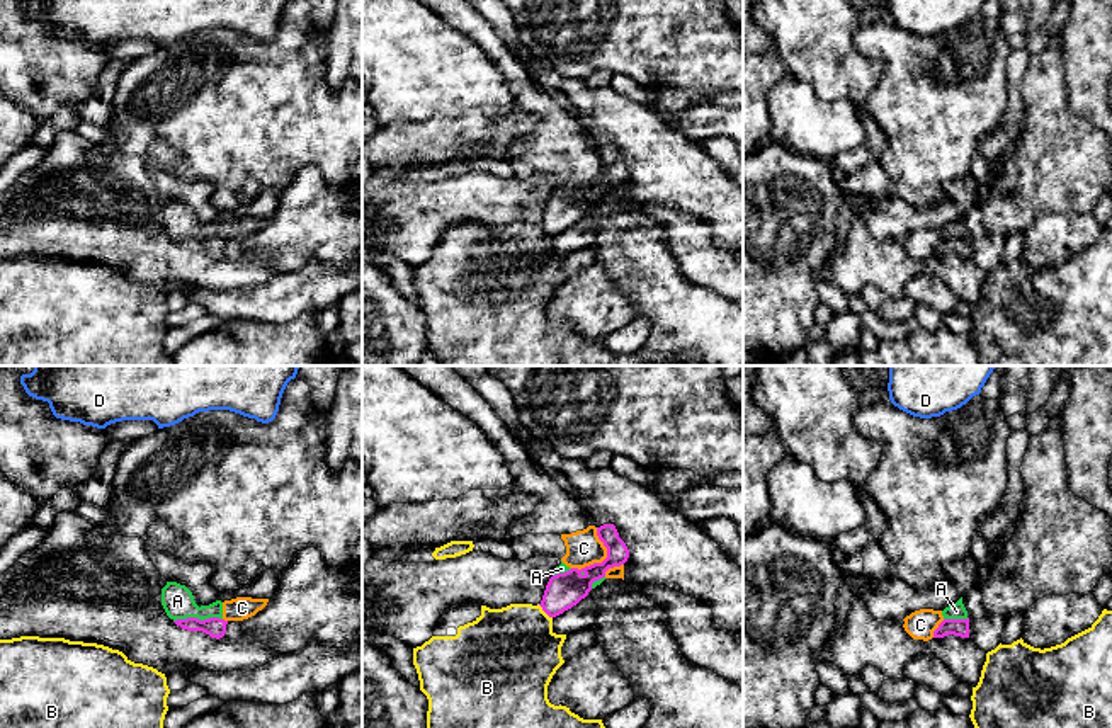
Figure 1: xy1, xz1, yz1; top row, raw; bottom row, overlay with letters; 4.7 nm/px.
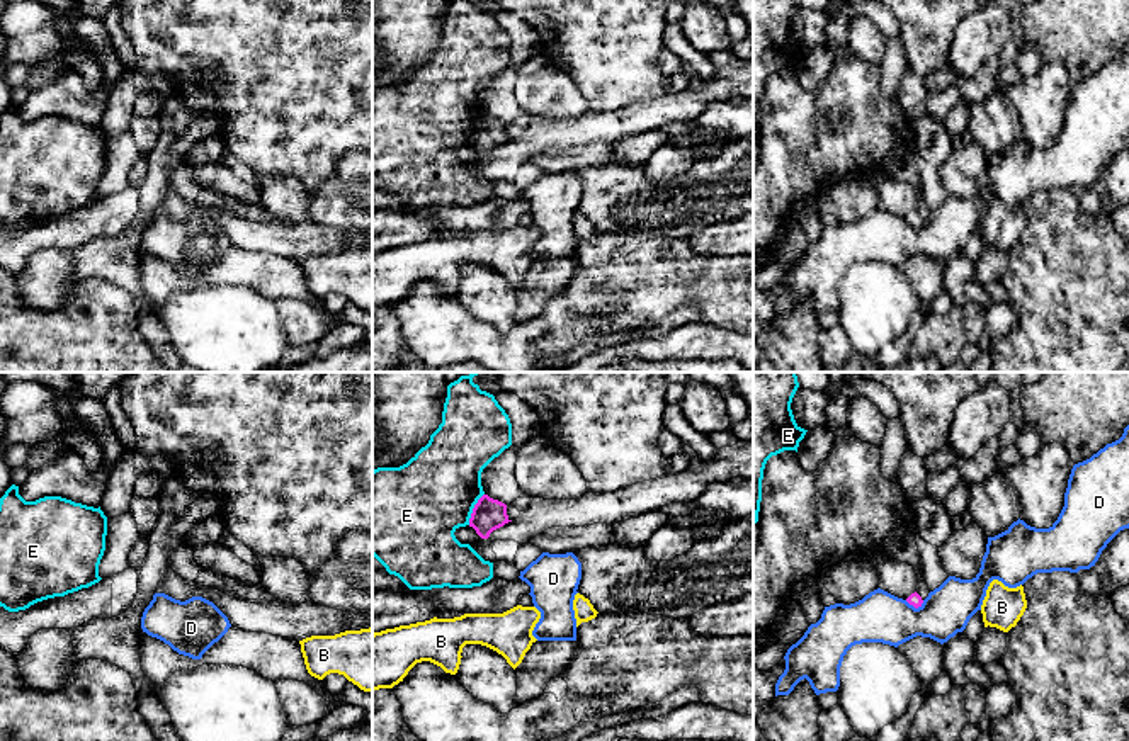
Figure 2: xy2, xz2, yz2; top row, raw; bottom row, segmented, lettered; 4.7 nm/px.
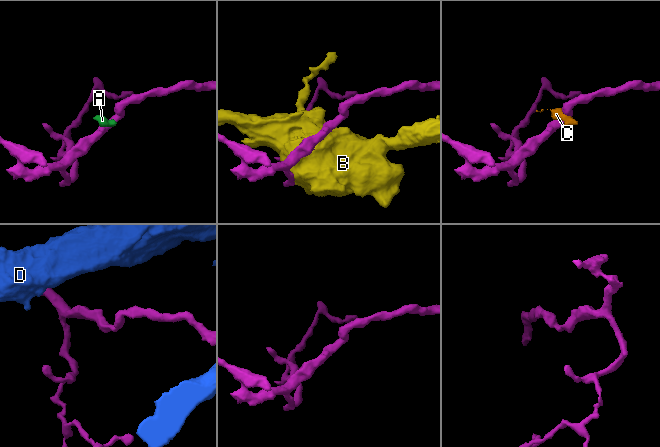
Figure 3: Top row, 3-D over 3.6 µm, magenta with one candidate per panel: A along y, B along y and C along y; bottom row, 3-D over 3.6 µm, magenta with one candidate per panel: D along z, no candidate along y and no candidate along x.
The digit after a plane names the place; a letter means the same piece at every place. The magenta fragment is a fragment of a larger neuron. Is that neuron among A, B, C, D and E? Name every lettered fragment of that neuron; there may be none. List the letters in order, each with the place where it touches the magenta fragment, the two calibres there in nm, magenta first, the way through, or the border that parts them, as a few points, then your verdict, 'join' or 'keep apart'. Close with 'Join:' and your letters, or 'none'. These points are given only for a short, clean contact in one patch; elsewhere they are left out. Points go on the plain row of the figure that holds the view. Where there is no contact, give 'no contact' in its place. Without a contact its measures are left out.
A: meets magenta in xy1 at (198, 238); 90 nm thick on the magenta side, 150 nm on the other; border along xy1 (221, 237), (177, 237), (174, 240); keep apart
B: meets magenta in xz1 at (544, 230); 170 nm thick on the magenta side, 420 nm on the other; keep apart
C: meets magenta in xz1 at (604, 179); 170 nm thick on the magenta side, 170 nm on the other; border along xz1 (597, 147), (606, 176), (572, 187); keep apart
D: meets magenta in yz2 at (915, 226); 60 nm thick on the magenta side, 240 nm on the other; keep apart
E: meets magenta in xz2 at (473, 128); 150 nm thick on the magenta side, 400 nm on the other; keep apart
Join: none

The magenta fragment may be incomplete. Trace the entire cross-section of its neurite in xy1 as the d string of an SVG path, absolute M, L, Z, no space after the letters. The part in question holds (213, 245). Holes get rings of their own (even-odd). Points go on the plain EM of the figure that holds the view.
M187 236L187 238L177 238L173 240L177 245L187 250L202 250L209 253L211 257L223 257L226 252L226 243L228 240L219 238L219 236L209 236L209 238L197 238L197 236Z

